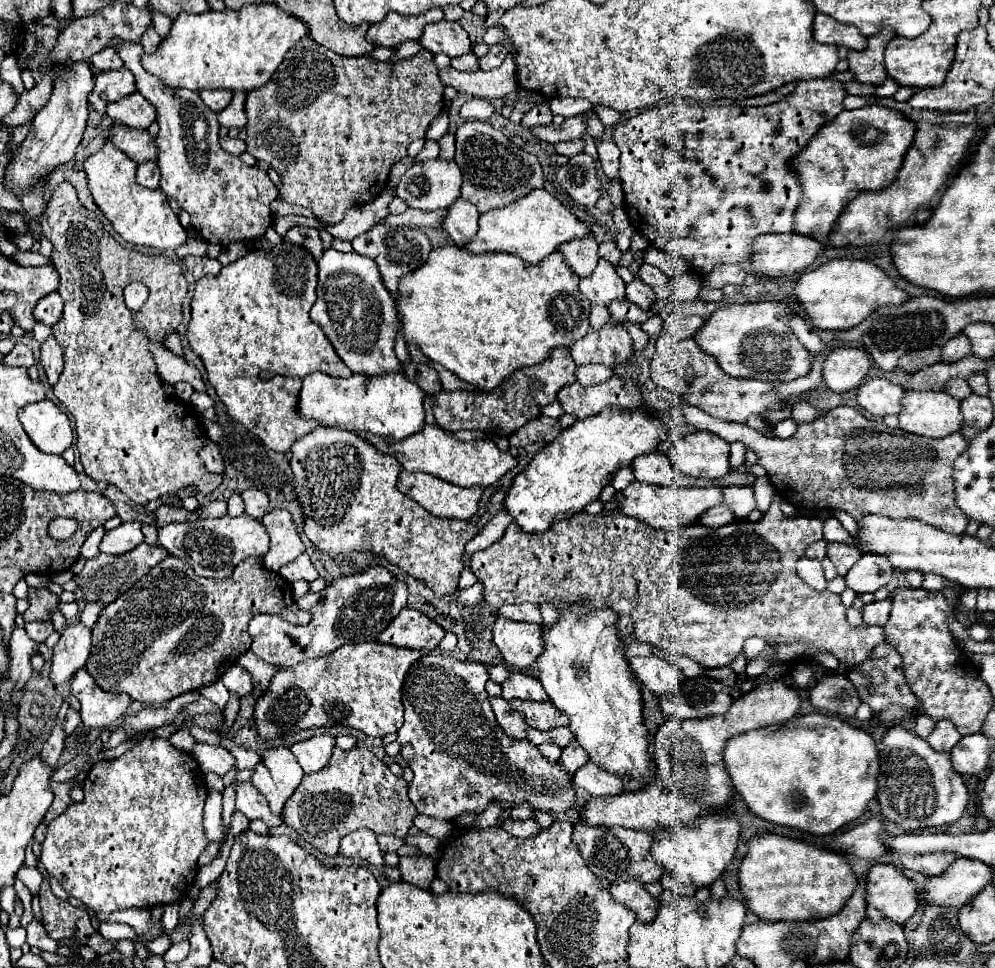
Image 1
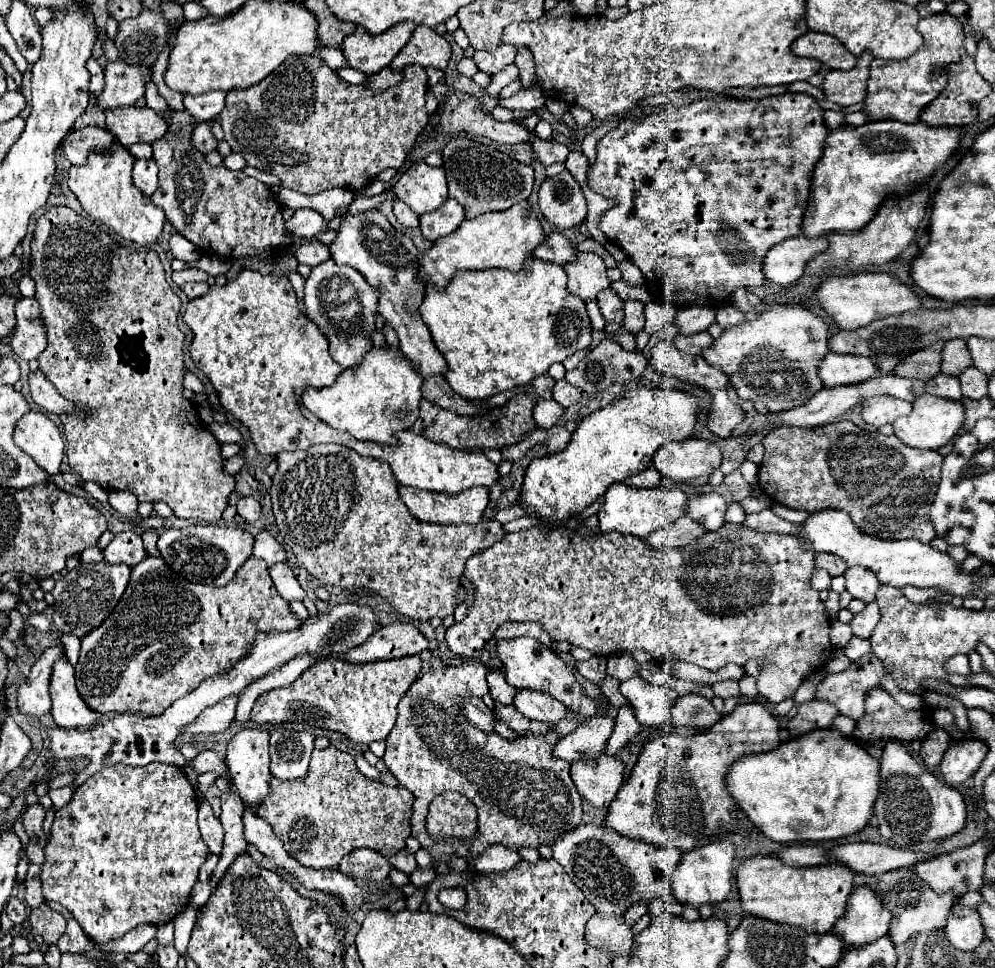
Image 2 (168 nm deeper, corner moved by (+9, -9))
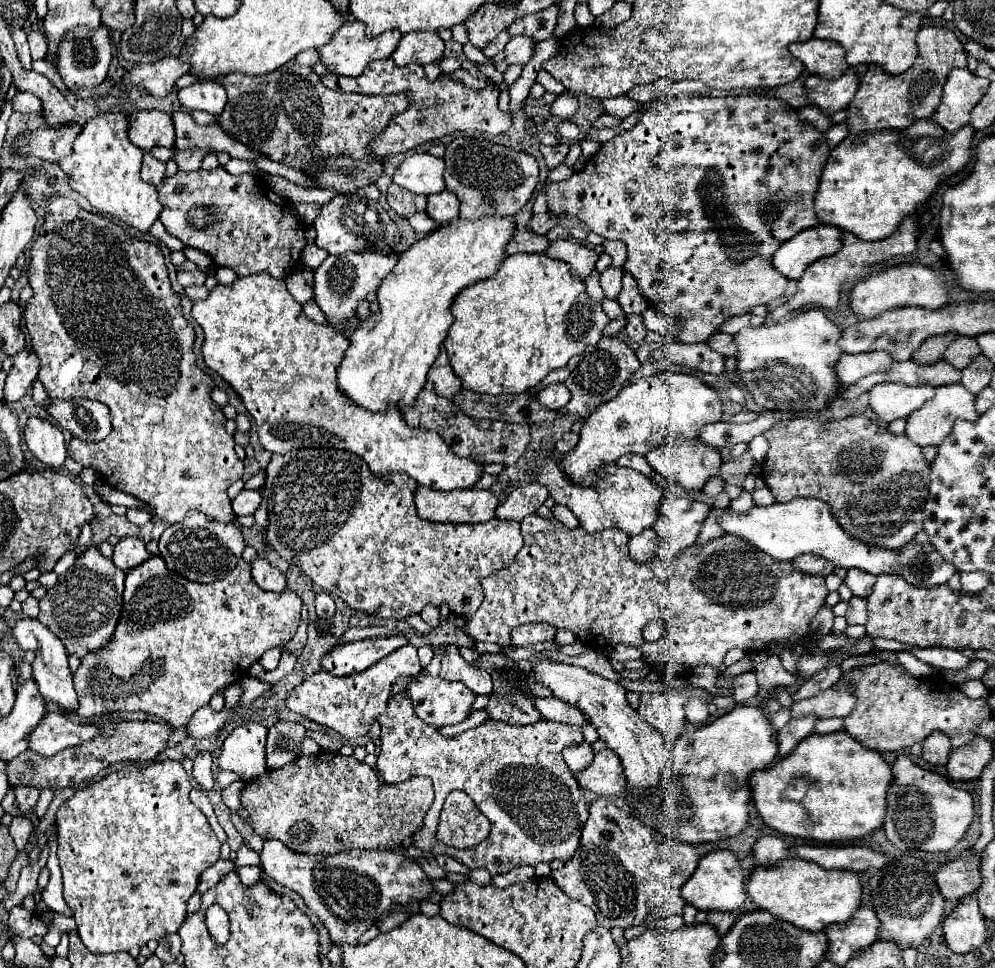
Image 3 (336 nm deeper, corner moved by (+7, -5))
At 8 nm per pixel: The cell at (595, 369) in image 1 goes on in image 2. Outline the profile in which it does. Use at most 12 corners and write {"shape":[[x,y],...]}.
{"shape":[[557,381],[553,399],[571,407],[581,399],[583,391],[571,383]]}

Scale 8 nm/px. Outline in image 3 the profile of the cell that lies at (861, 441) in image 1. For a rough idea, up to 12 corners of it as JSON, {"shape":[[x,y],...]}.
{"shape":[[867,417],[763,435],[775,501],[821,499],[845,533],[921,531],[929,463]]}

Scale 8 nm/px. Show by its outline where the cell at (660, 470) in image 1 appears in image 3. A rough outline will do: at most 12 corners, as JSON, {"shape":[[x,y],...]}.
{"shape":[[625,455],[615,463],[619,467],[651,477],[653,471],[643,455]]}

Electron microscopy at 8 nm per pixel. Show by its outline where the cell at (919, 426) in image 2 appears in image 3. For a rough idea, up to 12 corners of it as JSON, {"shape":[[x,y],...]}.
{"shape":[[961,383],[907,417],[913,443],[939,445],[955,421],[977,421],[975,395]]}

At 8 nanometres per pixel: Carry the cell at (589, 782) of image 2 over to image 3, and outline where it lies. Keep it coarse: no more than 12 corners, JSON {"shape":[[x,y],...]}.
{"shape":[[611,749],[597,753],[577,779],[581,787],[619,797],[621,761]]}

